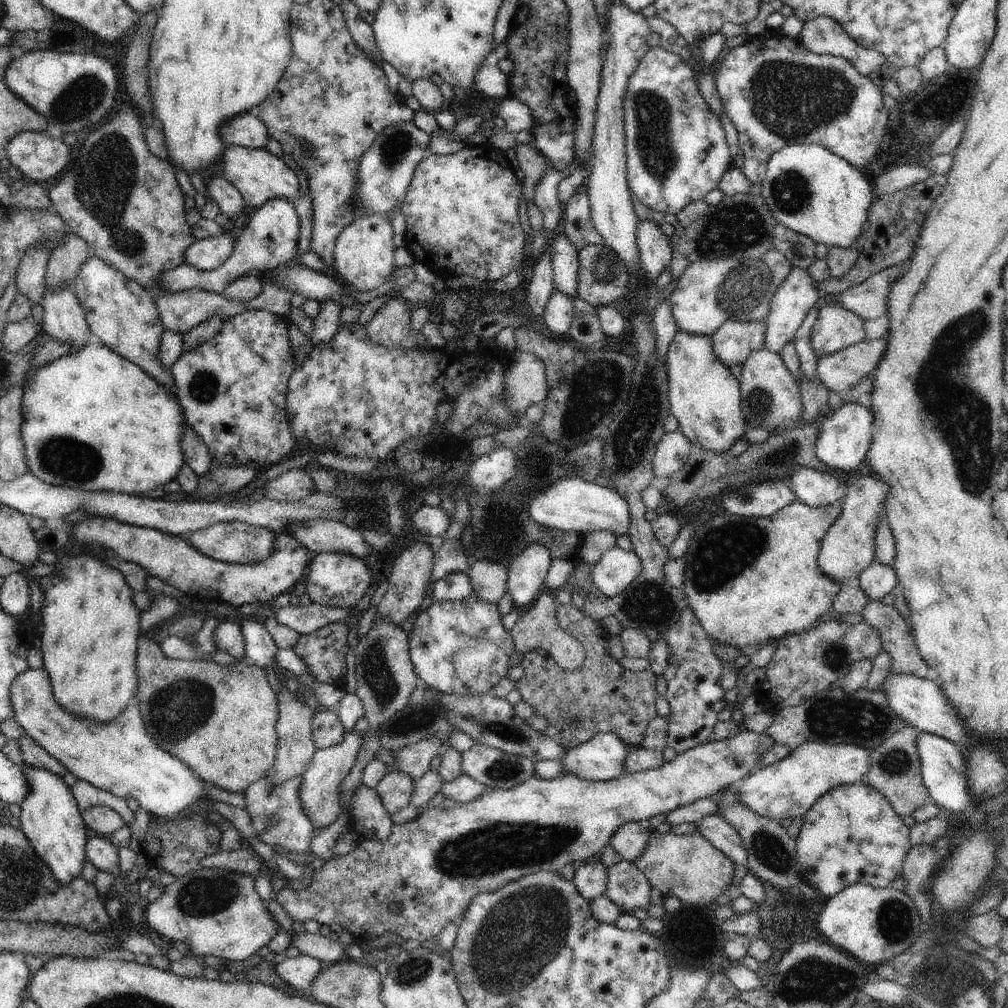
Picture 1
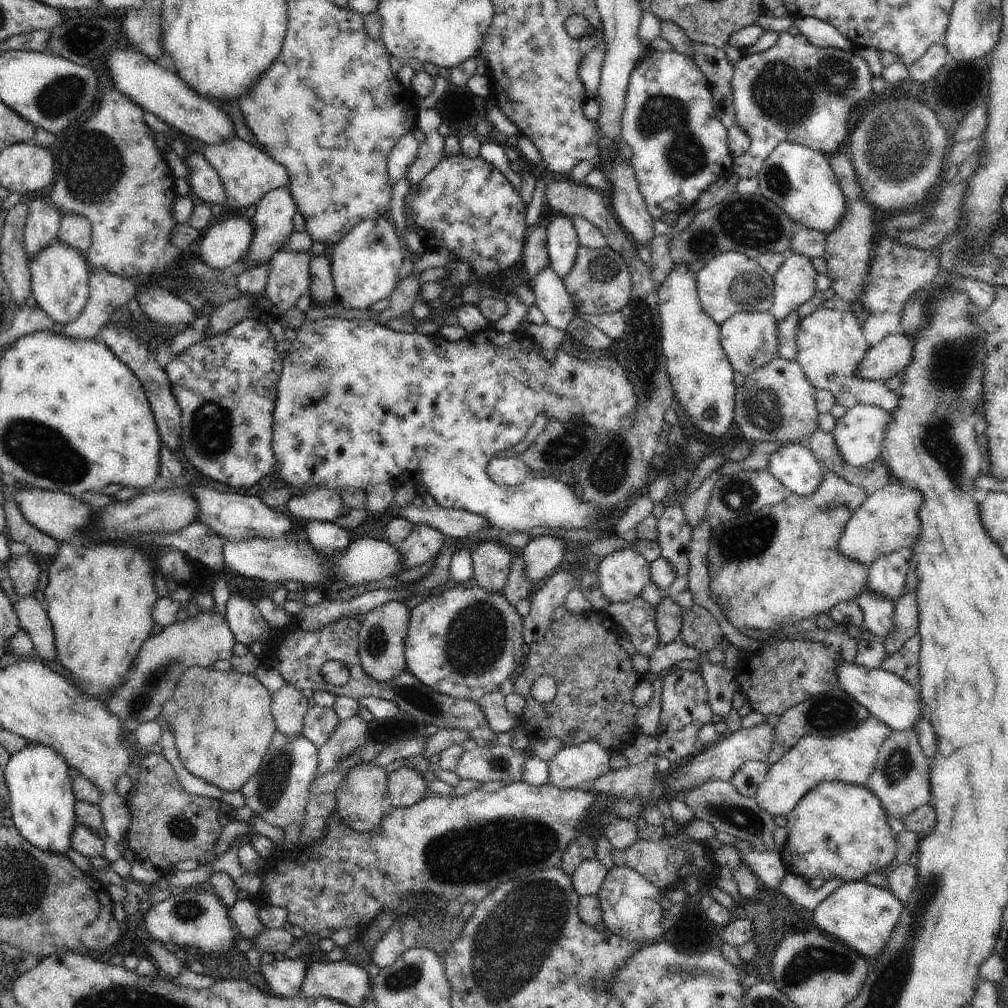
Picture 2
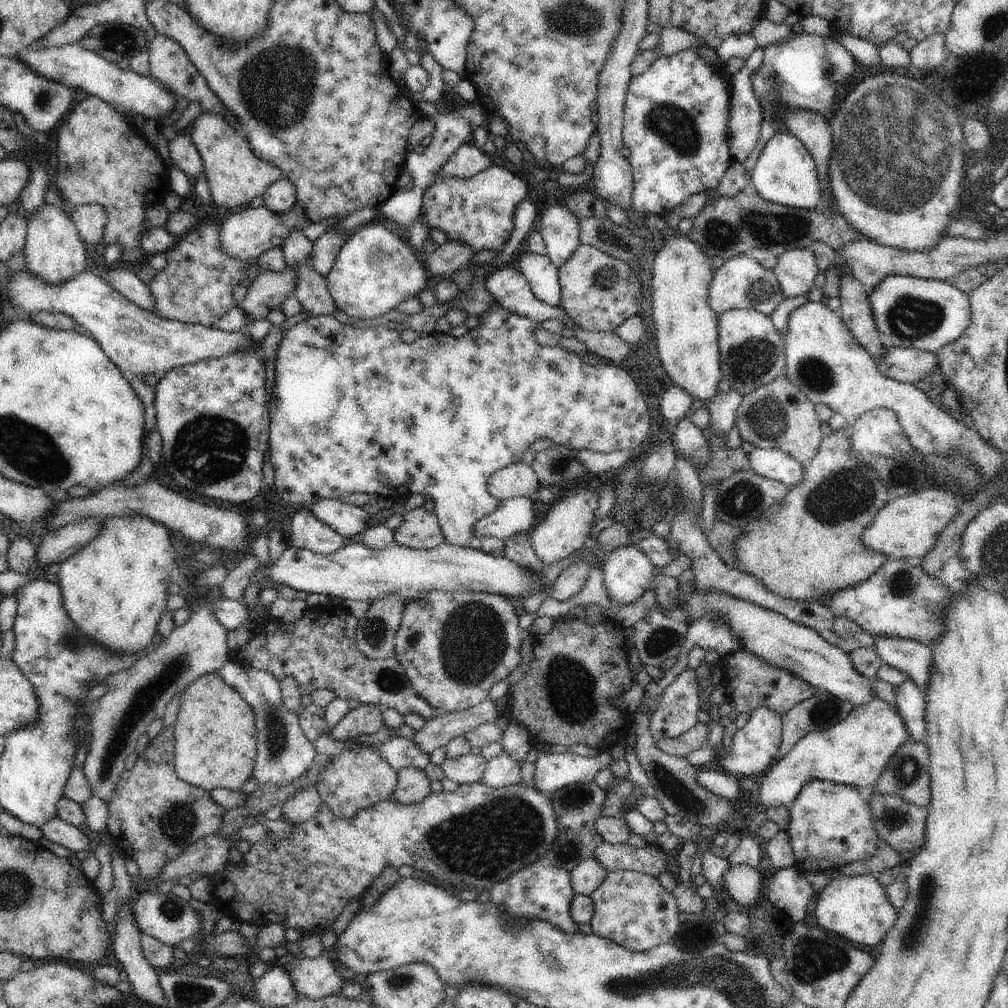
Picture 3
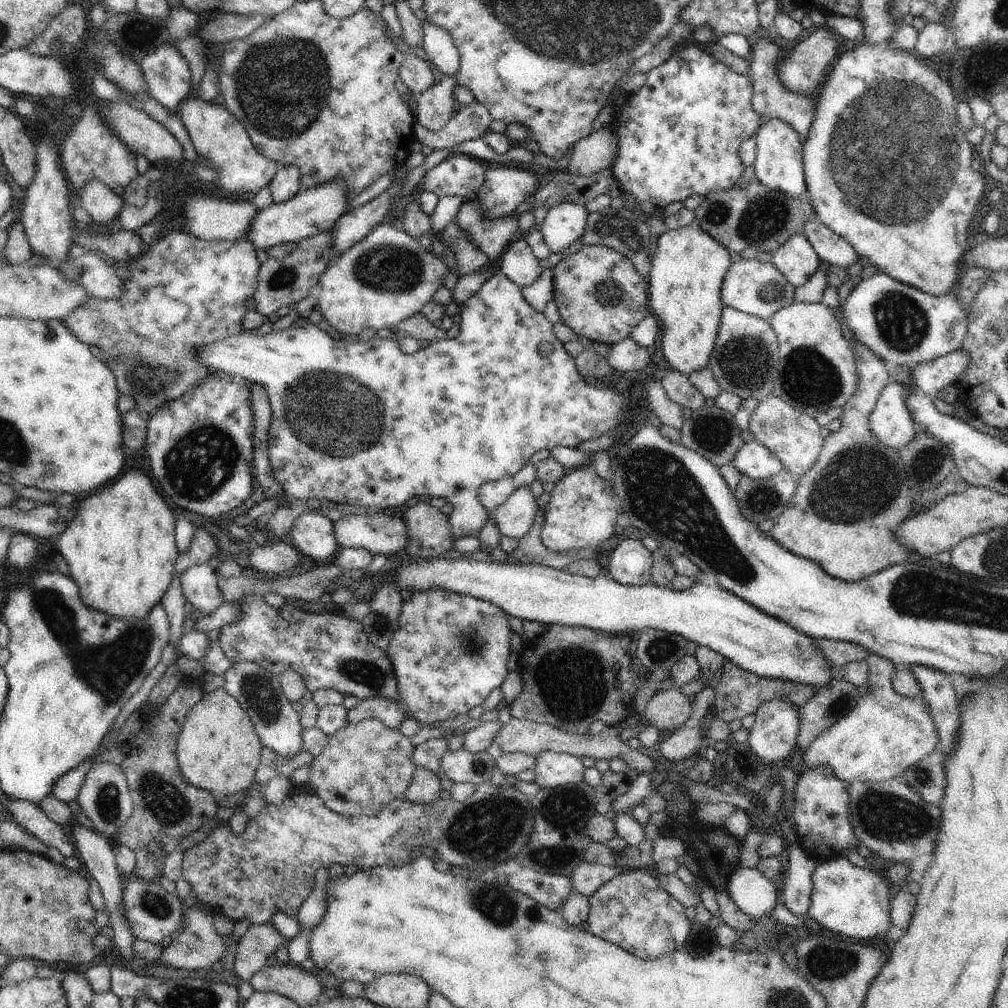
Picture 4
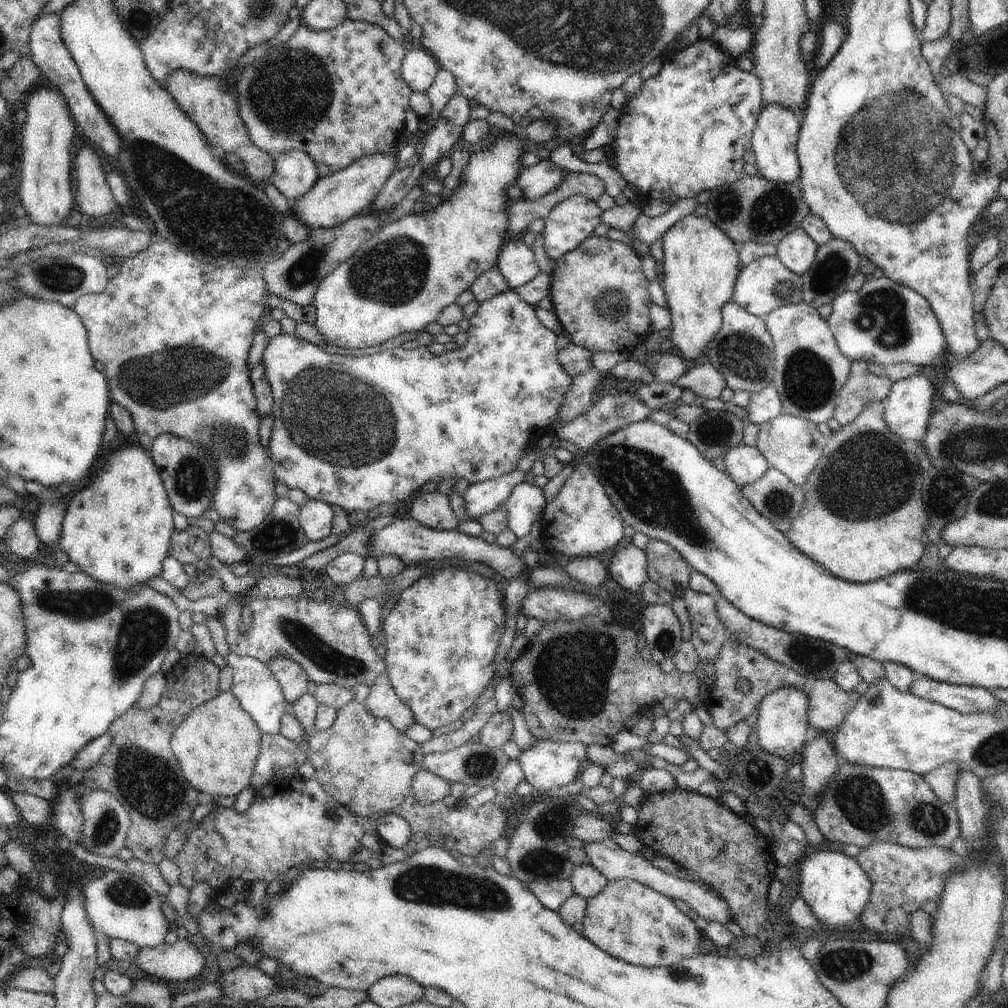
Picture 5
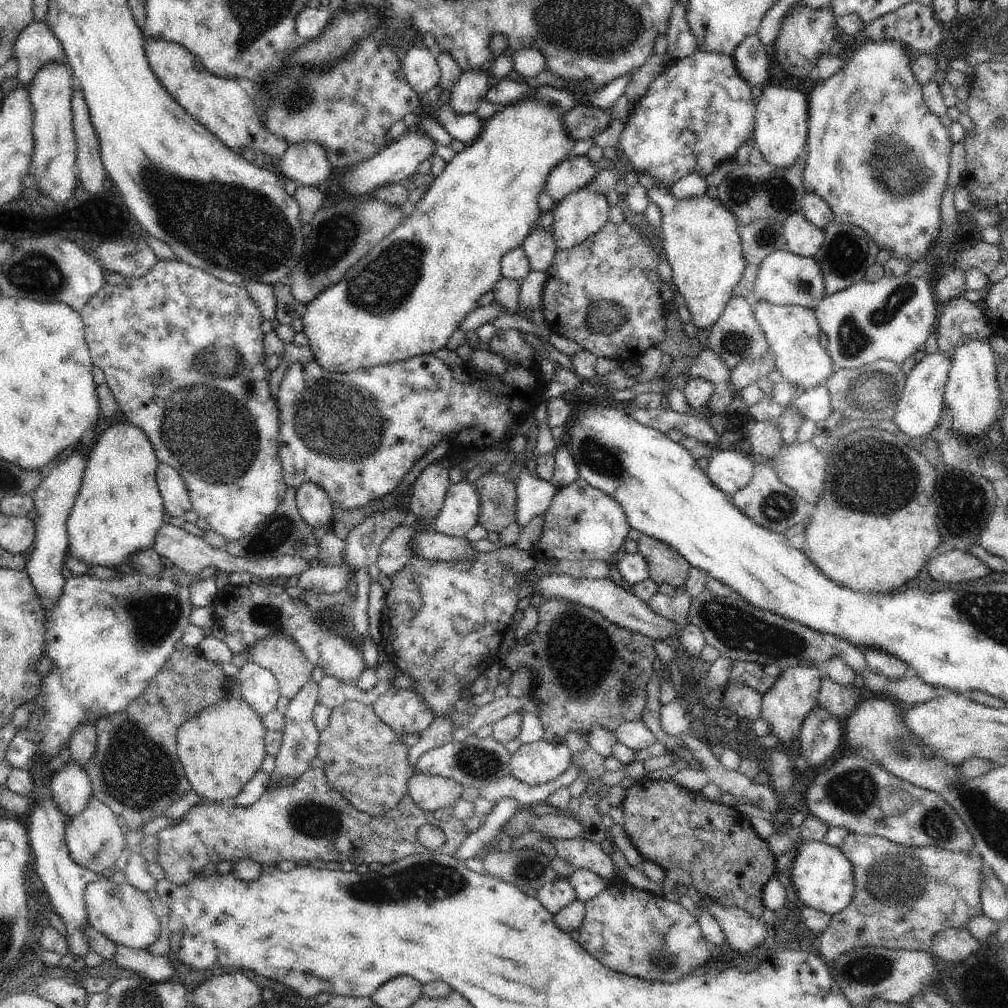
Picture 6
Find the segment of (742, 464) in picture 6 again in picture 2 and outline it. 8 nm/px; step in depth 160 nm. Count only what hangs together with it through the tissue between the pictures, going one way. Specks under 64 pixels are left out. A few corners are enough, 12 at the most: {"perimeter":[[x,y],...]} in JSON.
{"perimeter":[[782,445],[768,470],[793,493],[808,496],[823,481],[814,454]]}

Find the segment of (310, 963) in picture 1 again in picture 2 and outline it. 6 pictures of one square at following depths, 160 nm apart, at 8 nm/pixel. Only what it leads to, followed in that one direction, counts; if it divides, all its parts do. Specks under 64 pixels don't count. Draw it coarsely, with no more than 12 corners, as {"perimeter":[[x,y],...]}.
{"perimeter":[[274,959],[259,970],[276,996],[301,991],[306,959]]}

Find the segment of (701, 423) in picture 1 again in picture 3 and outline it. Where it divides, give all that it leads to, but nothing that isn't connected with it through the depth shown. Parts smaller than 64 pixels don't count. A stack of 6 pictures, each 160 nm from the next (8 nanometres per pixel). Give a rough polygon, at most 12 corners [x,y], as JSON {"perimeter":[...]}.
{"perimeter":[[662,216],[656,350],[697,403],[722,380],[712,258]]}

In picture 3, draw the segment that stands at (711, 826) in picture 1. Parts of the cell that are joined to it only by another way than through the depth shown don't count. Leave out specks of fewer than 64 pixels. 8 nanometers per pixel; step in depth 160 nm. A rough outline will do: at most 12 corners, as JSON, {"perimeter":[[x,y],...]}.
{"perimeter":[[798,868],[777,870],[769,902],[794,922],[810,914],[811,883]]}

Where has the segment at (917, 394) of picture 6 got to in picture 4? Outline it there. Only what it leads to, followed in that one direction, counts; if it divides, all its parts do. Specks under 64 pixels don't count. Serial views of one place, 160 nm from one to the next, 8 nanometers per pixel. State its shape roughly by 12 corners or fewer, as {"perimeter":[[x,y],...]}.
{"perimeter":[[888,382],[868,426],[876,440],[902,448],[918,427],[909,388]]}

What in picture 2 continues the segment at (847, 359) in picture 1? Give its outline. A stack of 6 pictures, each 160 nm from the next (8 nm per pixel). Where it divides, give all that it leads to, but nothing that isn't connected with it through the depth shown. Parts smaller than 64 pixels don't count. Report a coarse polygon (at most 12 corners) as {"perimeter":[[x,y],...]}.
{"perimeter":[[894,333],[870,347],[856,369],[885,381],[912,362],[912,340]]}

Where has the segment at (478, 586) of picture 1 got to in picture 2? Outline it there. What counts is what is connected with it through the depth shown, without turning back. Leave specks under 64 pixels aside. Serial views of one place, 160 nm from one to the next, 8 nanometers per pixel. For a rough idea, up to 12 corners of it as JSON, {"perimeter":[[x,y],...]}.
{"perimeter":[[494,539],[473,550],[473,577],[502,592],[512,551]]}

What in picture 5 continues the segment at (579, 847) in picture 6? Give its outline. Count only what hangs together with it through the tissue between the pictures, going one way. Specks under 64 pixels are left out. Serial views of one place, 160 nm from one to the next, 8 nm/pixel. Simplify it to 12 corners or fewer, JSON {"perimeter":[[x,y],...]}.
{"perimeter":[[609,837],[583,848],[608,881],[631,879],[732,922],[730,906],[692,877],[678,879]]}

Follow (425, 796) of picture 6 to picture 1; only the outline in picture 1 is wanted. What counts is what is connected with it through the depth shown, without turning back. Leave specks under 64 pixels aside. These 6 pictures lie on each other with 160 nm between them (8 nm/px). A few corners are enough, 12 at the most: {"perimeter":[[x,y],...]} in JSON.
{"perimeter":[[390,770],[375,788],[394,814],[411,804],[414,779]]}

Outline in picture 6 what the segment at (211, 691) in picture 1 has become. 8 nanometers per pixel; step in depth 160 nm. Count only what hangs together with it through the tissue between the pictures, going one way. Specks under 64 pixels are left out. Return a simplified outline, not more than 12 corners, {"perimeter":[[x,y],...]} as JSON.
{"perimeter":[[227,696],[184,722],[191,789],[231,803],[261,770],[267,729]]}

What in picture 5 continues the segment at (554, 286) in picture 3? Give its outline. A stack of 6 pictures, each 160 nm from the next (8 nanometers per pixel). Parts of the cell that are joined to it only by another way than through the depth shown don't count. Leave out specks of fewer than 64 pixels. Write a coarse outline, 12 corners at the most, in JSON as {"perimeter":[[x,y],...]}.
{"perimeter":[[506,242],[497,267],[510,289],[539,272],[531,246]]}

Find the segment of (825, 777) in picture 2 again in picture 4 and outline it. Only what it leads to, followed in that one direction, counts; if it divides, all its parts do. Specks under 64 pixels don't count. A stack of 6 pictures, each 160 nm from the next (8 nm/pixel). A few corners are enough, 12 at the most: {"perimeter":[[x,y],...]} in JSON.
{"perimeter":[[868,654],[868,693],[822,732],[805,770],[898,777],[940,749],[928,702],[894,692]]}

